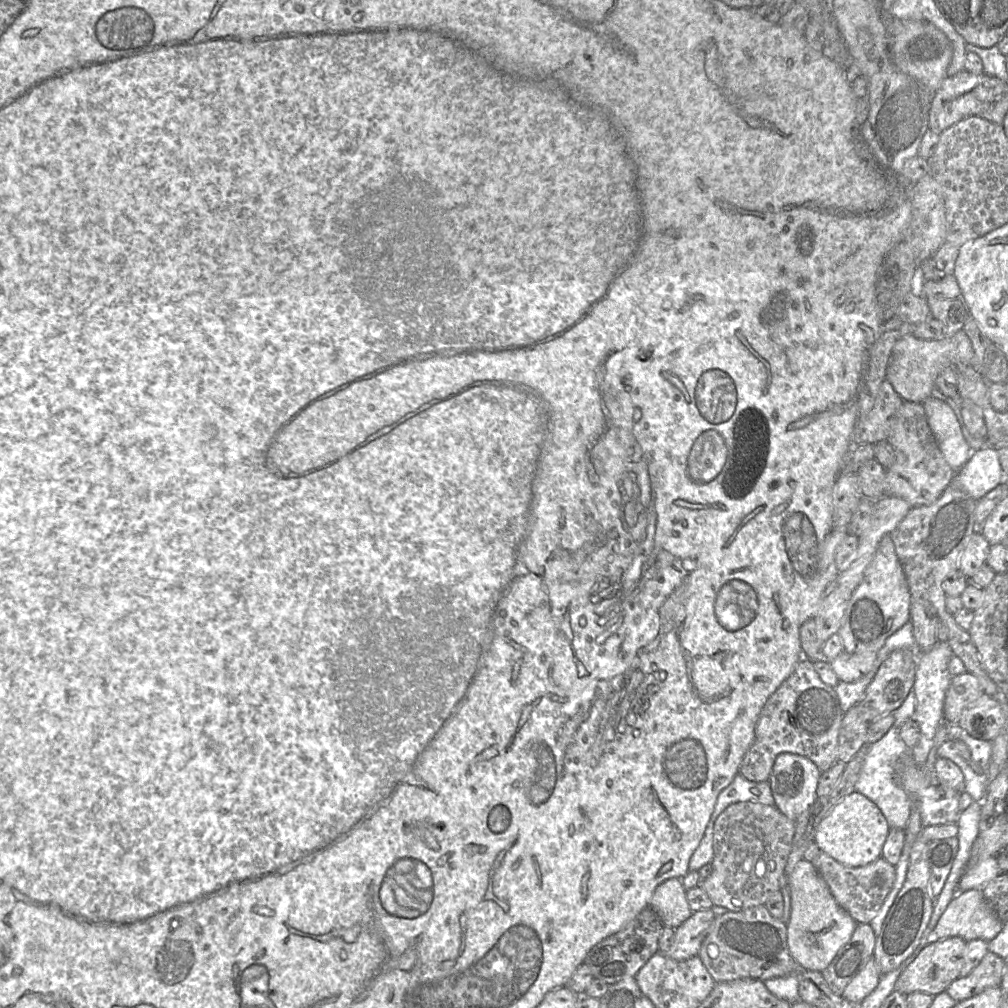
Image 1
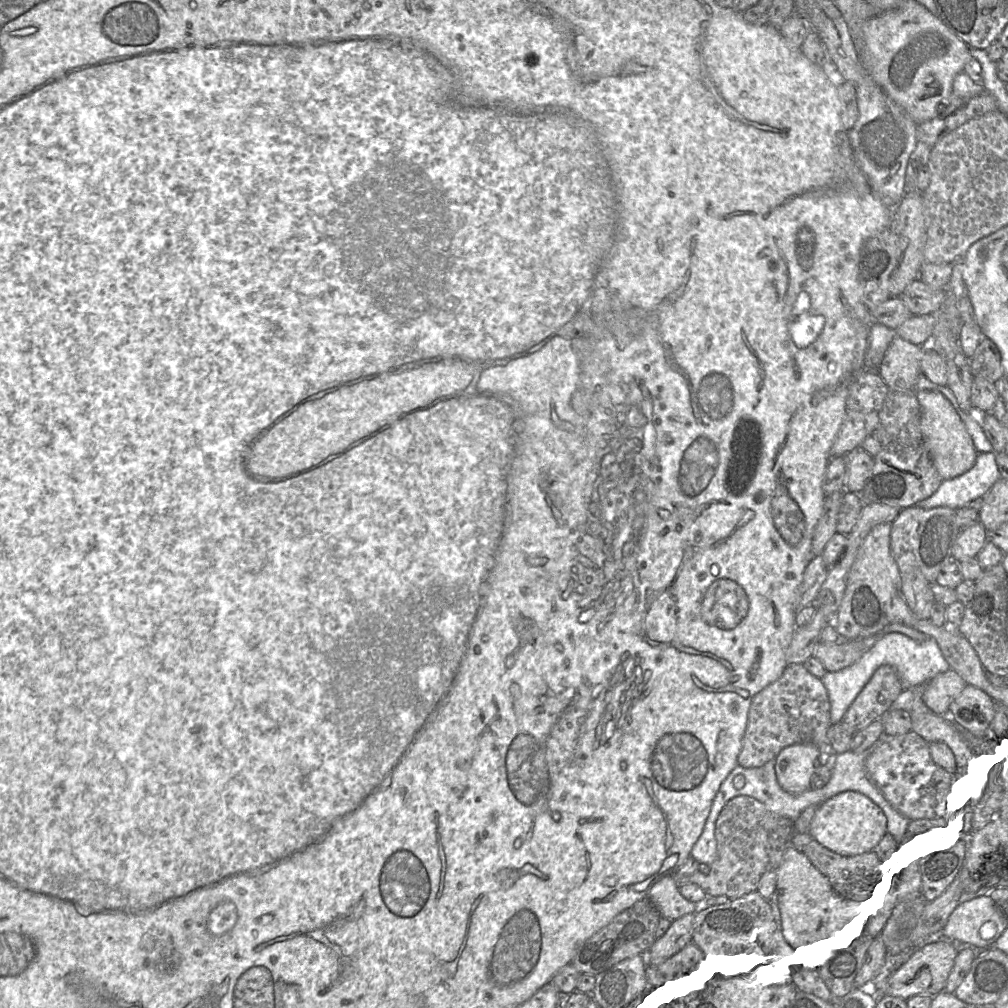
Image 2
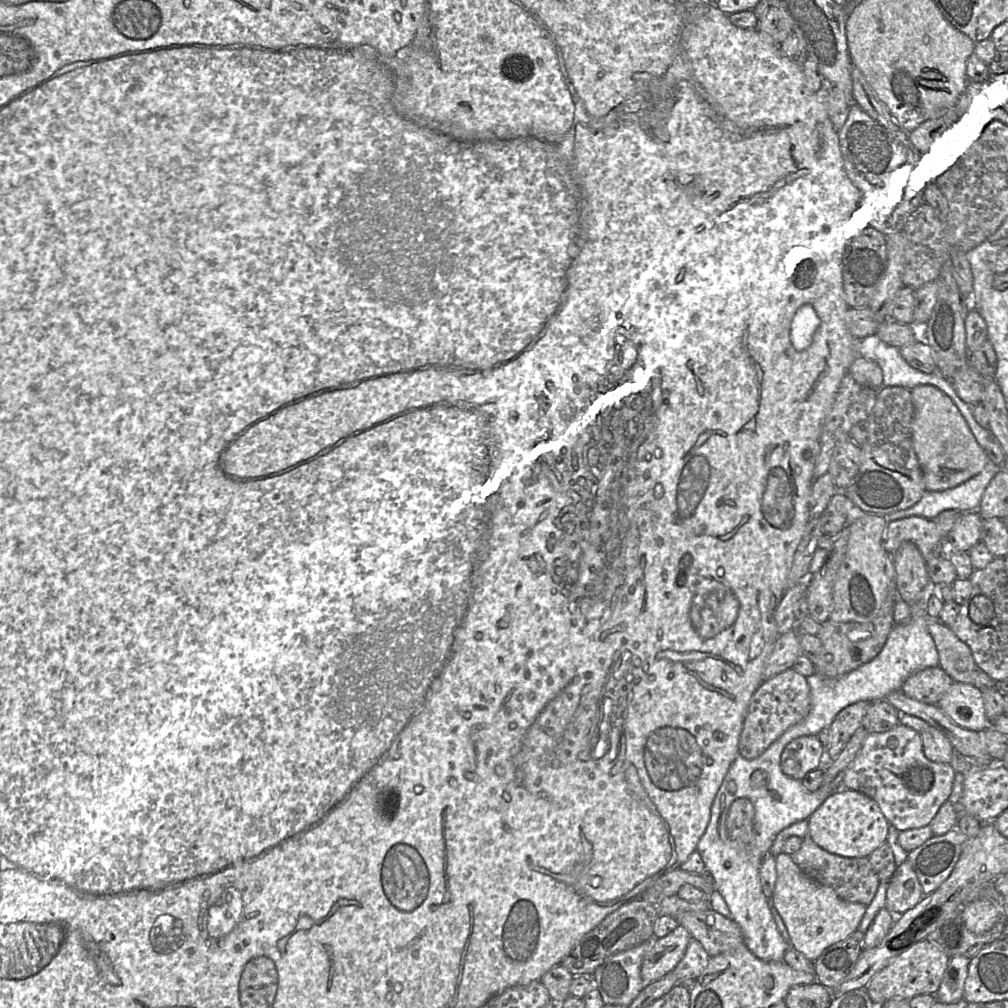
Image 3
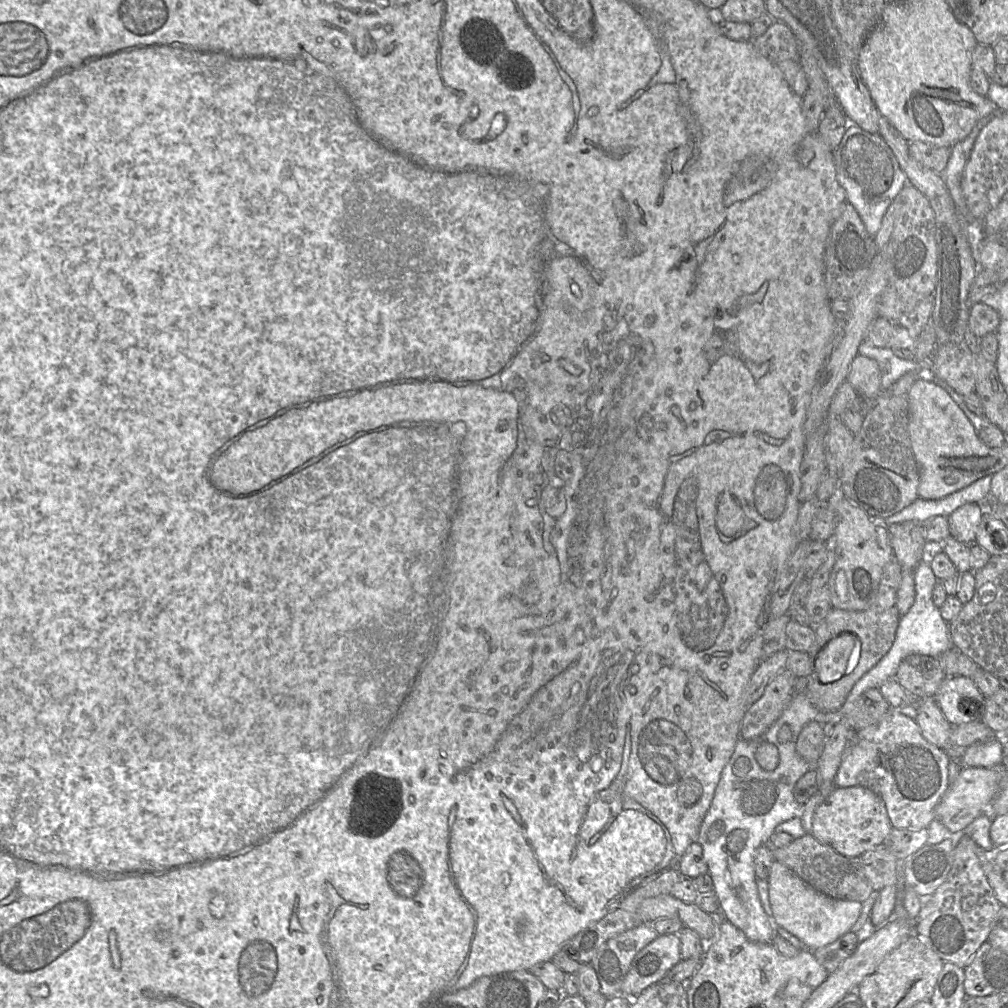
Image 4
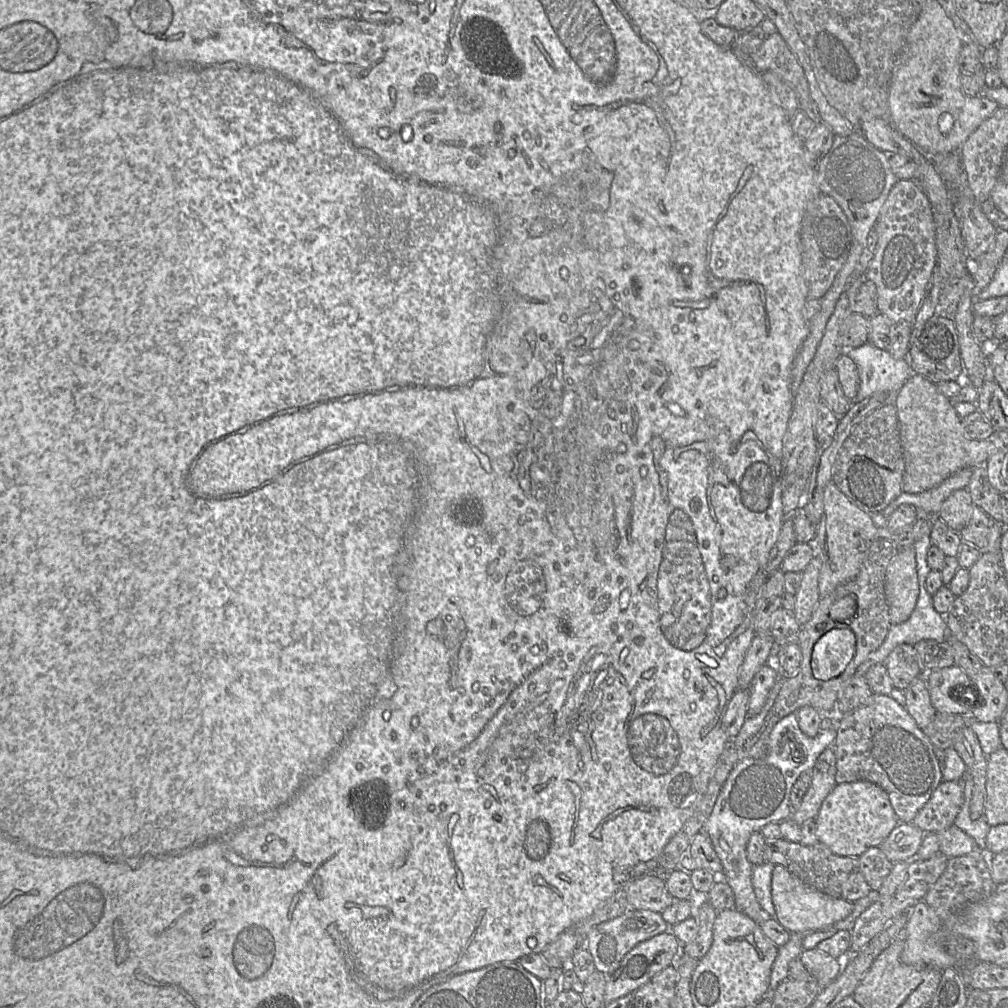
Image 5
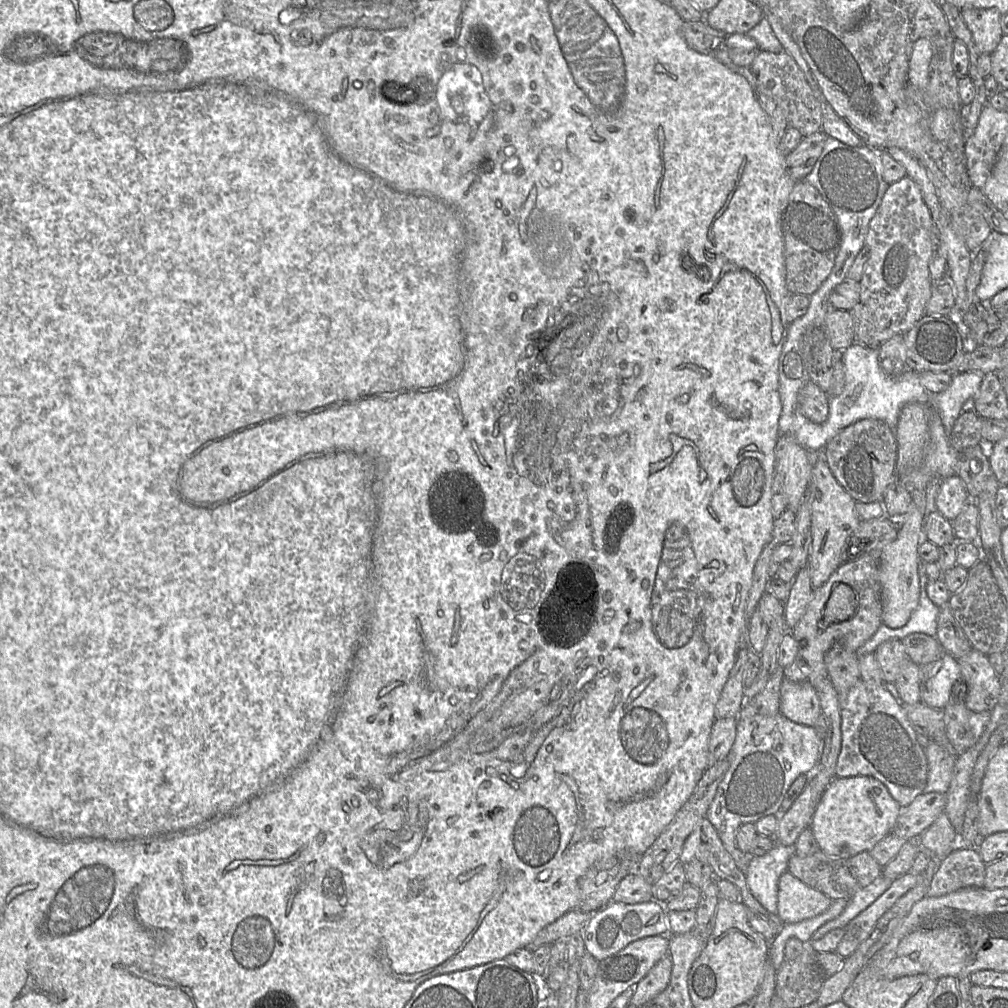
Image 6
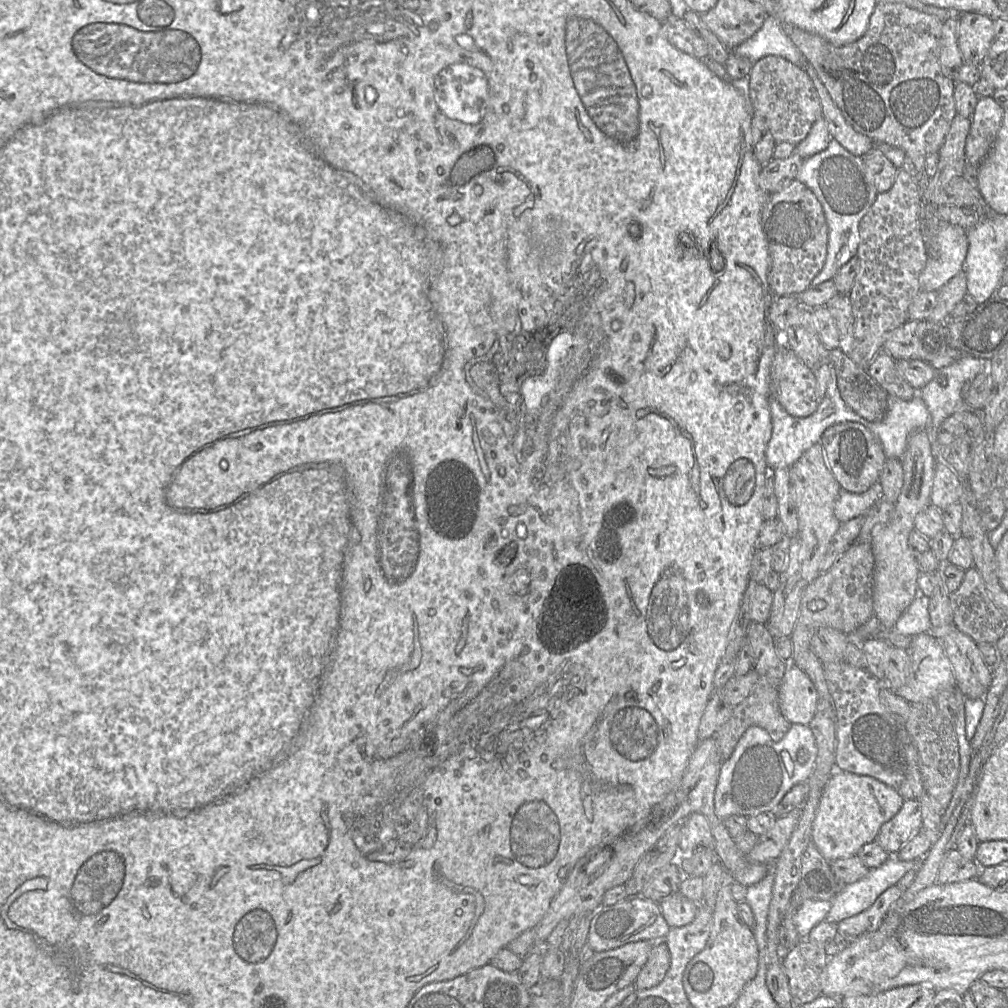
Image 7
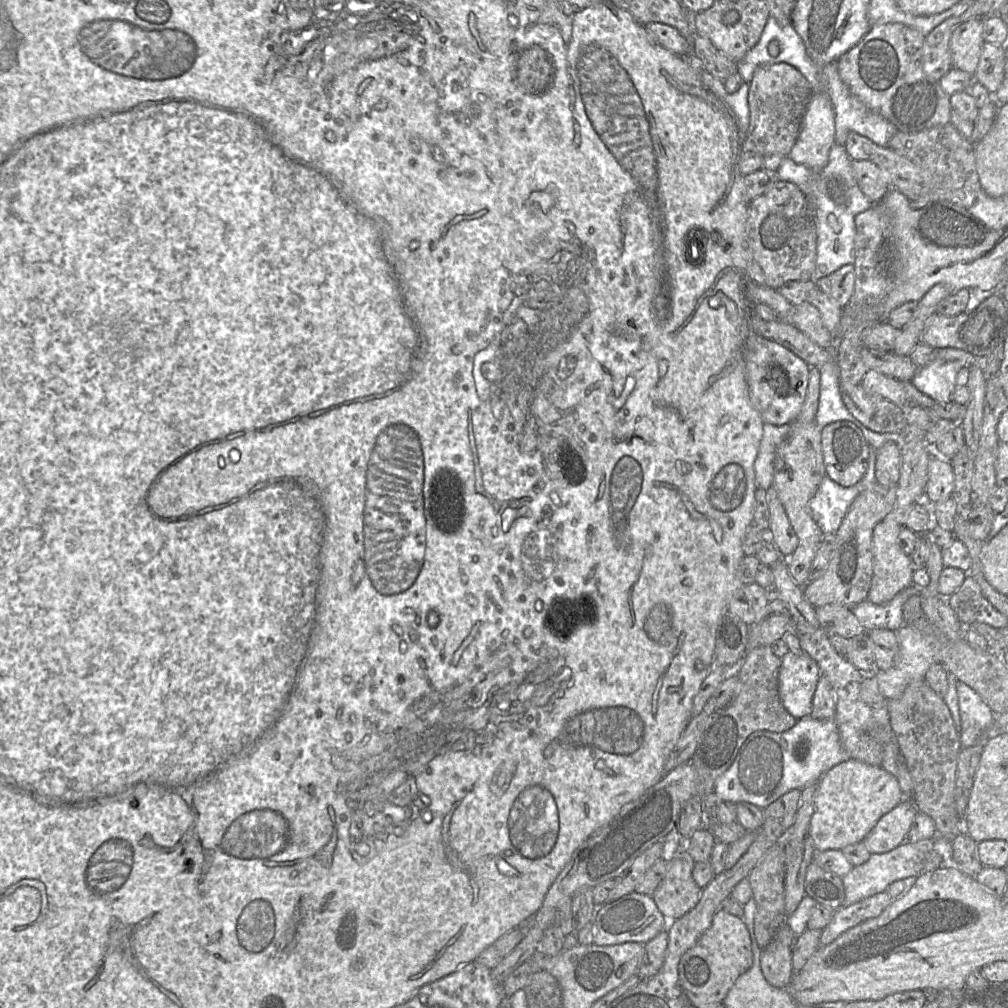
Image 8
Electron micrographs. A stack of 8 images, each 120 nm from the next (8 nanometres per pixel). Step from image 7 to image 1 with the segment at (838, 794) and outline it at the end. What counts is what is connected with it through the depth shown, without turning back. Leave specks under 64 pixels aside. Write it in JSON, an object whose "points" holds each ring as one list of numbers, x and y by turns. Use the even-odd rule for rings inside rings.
{"points":[[852,792,836,804,817,827,814,842,819,849,847,867,862,867,881,857,890,827,881,810,869,798]]}

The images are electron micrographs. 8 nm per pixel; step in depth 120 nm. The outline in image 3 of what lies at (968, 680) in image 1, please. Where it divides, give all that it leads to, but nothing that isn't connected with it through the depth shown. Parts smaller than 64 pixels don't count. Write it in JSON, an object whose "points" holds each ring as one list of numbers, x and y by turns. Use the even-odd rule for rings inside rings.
{"points":[[936,666,922,669,909,676,901,690,912,699,937,705,953,683,953,679,940,666]]}

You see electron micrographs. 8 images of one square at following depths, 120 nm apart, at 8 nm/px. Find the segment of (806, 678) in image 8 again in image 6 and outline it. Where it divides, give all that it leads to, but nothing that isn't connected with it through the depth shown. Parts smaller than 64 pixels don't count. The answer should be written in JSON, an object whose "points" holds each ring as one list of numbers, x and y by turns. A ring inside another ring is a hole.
{"points":[[784,678,780,689,780,713,795,723,814,727,821,713,816,689,808,682]]}

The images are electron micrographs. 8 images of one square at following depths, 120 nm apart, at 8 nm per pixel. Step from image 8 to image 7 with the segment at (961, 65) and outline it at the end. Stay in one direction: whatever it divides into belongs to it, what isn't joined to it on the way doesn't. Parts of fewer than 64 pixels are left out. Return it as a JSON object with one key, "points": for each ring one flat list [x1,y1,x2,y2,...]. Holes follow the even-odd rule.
{"points":[[977,12,957,15,958,47,965,64,981,65,995,40,993,19]]}

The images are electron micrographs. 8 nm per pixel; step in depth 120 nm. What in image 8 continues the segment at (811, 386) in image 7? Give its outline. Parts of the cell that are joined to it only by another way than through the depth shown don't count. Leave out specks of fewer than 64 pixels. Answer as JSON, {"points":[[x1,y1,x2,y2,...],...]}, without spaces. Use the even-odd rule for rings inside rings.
{"points":[[755,333,745,343,744,358,750,401,763,423,780,426,793,422,805,400,810,366,789,349]]}

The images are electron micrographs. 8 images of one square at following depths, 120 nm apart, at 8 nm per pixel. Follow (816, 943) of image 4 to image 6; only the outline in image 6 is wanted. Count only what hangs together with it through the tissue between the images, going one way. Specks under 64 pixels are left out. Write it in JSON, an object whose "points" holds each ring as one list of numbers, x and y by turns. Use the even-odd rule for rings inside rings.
{"points":[[789,871,779,878,777,915,784,924,815,917,827,910,831,902,828,896,806,885]]}

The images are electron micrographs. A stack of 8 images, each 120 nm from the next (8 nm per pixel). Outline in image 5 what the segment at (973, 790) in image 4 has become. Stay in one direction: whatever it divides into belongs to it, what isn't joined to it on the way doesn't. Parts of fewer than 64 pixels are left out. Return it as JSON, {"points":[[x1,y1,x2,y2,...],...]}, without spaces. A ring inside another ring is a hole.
{"points":[[943,781,917,812,912,823,925,833,943,831,954,824,963,801,963,781]]}

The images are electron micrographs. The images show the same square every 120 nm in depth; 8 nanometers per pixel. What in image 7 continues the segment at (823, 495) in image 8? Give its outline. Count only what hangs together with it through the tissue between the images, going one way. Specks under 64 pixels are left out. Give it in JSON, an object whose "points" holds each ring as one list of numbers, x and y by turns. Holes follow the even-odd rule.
{"points":[[879,483,874,484,866,492,860,494,851,493,841,488,835,501,834,515,840,523,845,523,855,517,863,516,881,499]]}

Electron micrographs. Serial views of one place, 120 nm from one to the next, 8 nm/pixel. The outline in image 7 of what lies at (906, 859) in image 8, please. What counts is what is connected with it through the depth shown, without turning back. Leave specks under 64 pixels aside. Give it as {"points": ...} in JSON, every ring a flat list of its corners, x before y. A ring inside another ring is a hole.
{"points":[[890,855,879,867,870,868,860,880,842,886,825,919,838,923,868,909,880,894,896,885,908,871,918,869,919,862,903,861]]}

